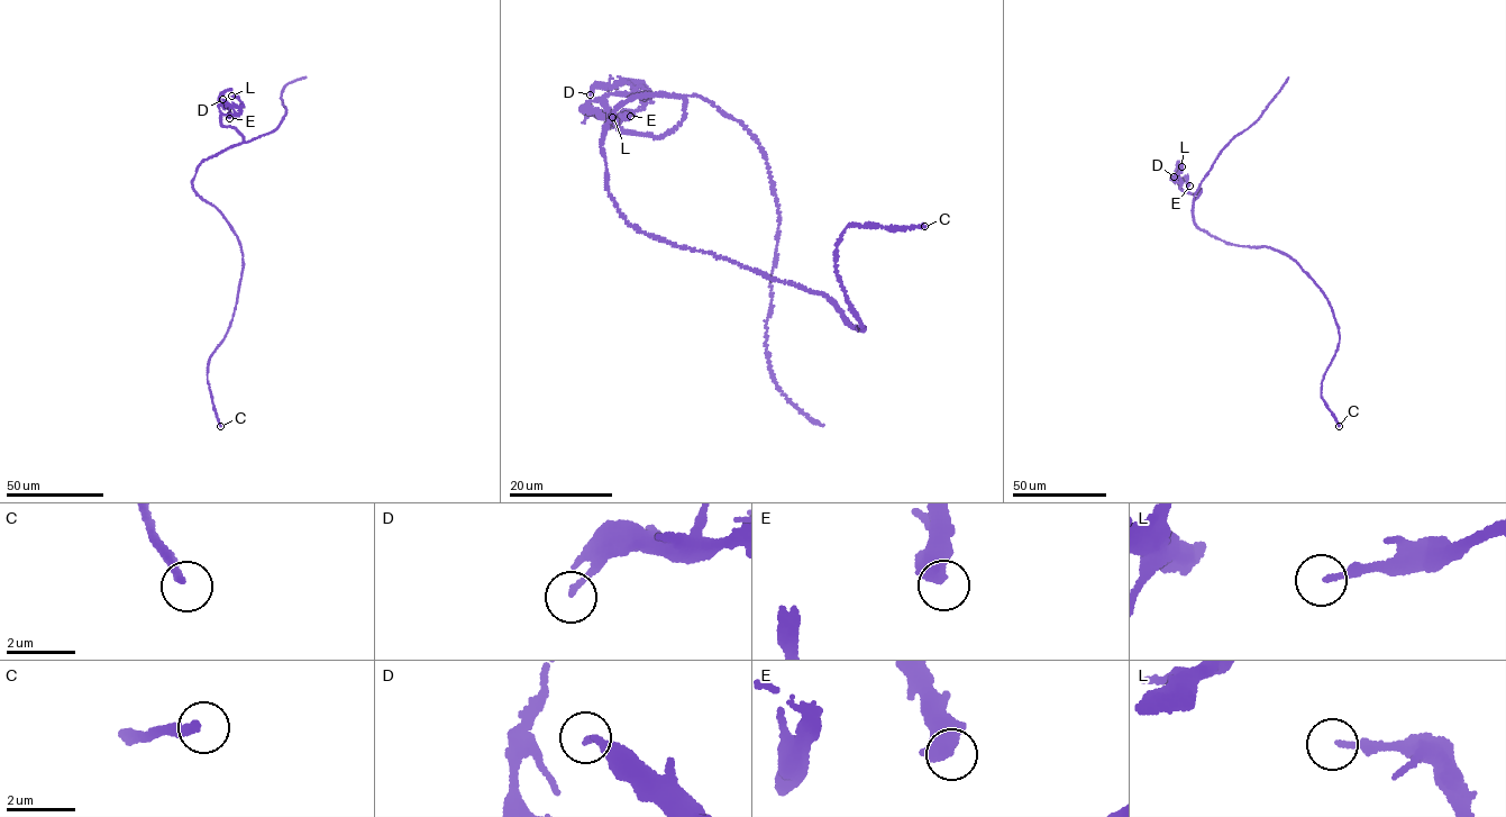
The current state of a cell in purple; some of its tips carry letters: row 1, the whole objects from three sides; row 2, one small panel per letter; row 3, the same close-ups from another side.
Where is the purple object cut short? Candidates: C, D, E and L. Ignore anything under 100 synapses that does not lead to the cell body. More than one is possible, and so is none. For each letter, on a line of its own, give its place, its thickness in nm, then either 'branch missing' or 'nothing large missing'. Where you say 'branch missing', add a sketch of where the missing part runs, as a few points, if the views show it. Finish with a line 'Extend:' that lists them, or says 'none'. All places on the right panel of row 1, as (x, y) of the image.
C: (1339, 426) | 260 nm | nothing large missing
D: (1174, 176) | 190 nm | nothing large missing
E: (1189, 185) | 650 nm | nothing large missing
L: (1182, 166) | 170 nm | nothing large missing
Extend: none

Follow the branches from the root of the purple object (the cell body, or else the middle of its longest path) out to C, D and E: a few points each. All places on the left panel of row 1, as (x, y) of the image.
C: (197, 196), (222, 215), (243, 255), (233, 318), (208, 365), (208, 383), (220, 426)
D: (197, 196), (192, 181), (200, 164), (243, 142), (236, 128), (221, 125), (221, 114), (242, 111), (222, 99)
E: (197, 196), (192, 181), (200, 164), (243, 142), (236, 128), (221, 125), (218, 105), (227, 107), (229, 118)

